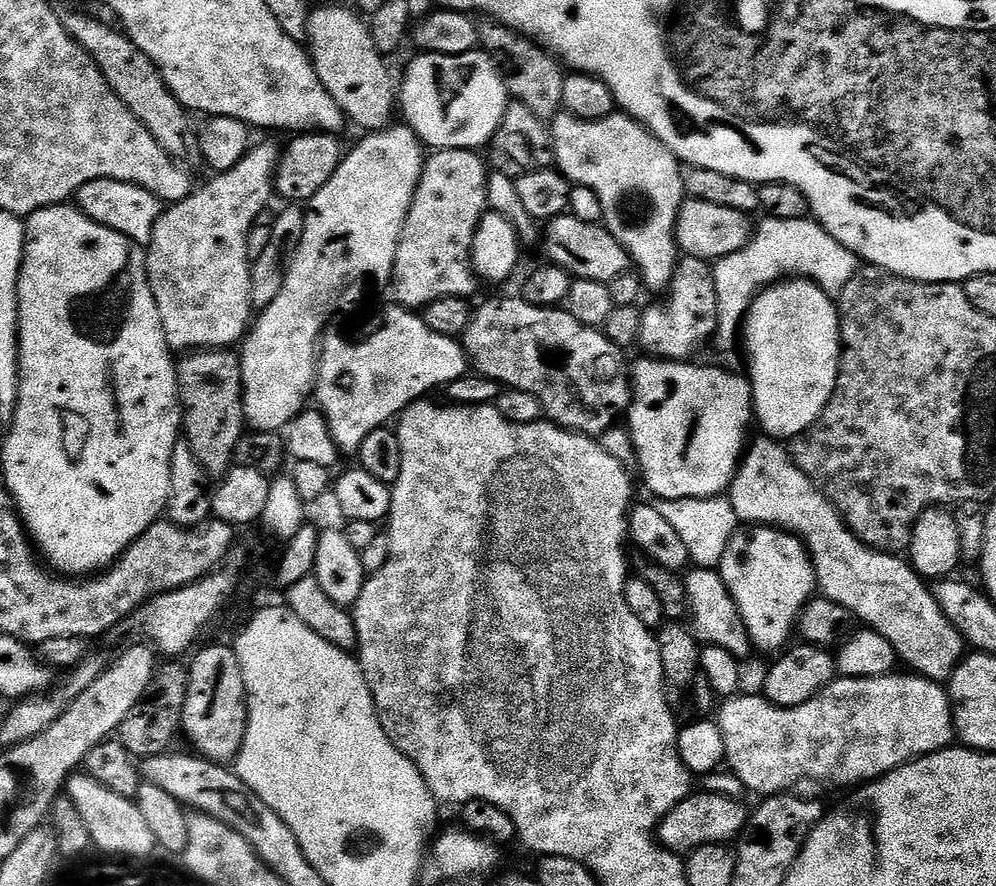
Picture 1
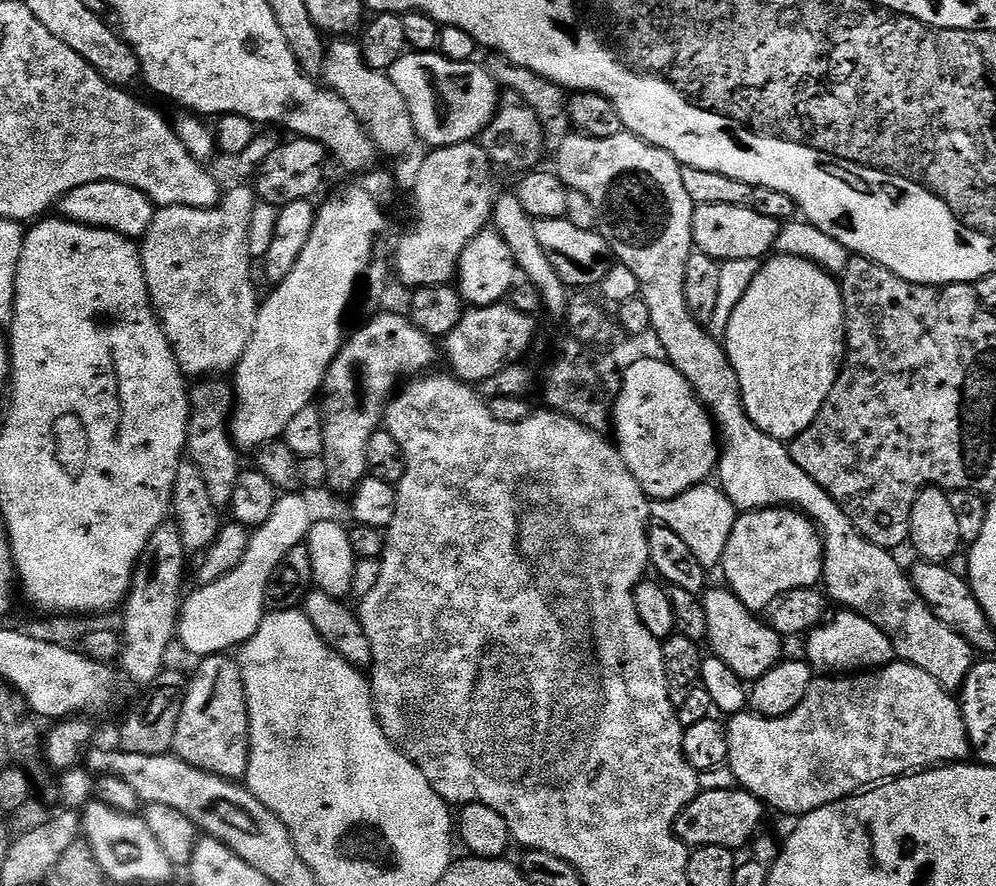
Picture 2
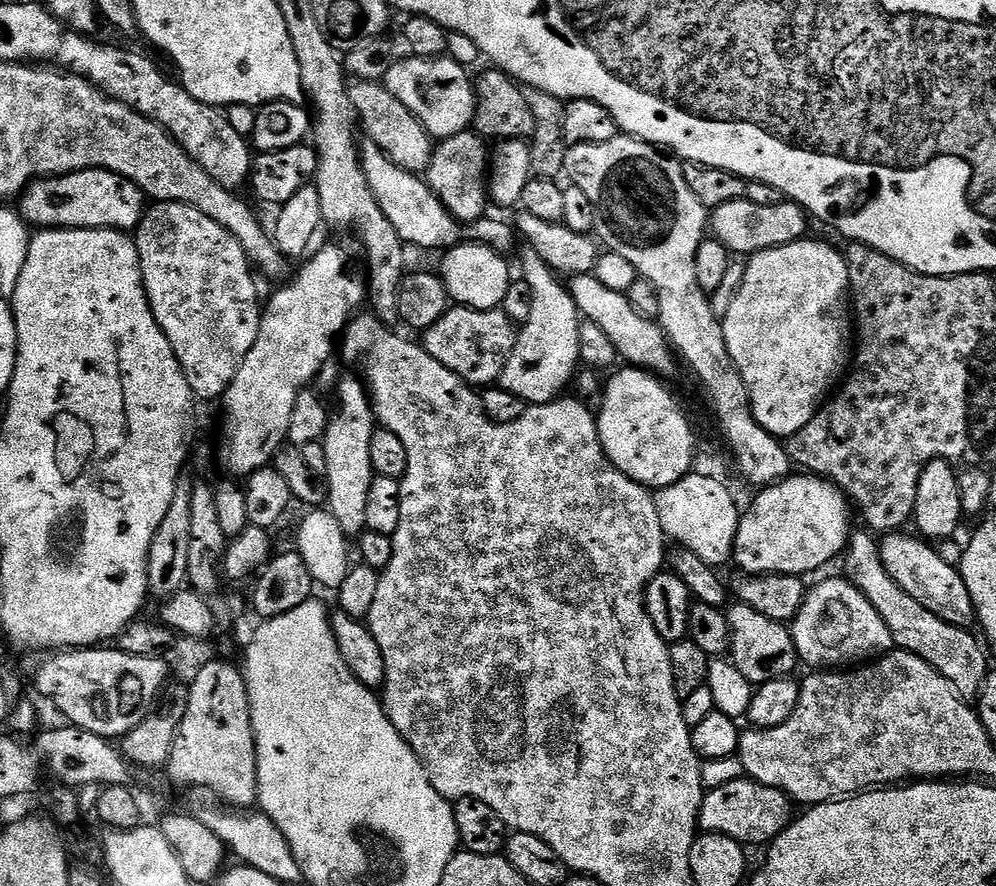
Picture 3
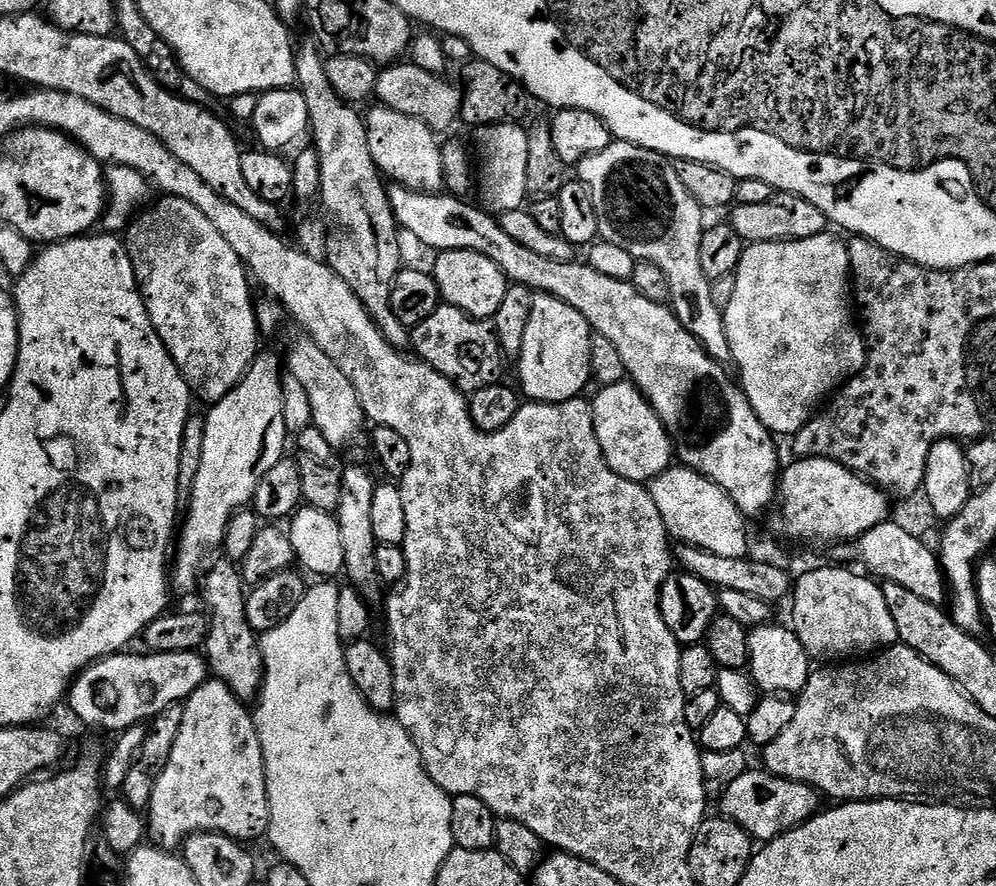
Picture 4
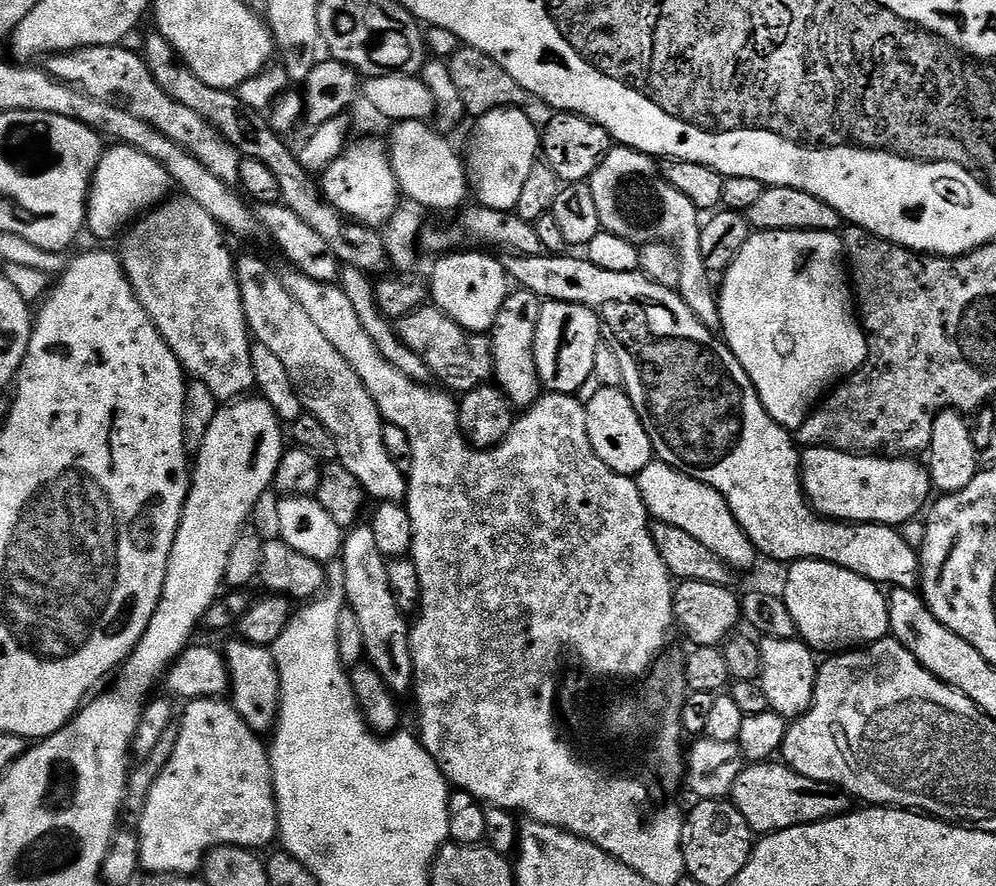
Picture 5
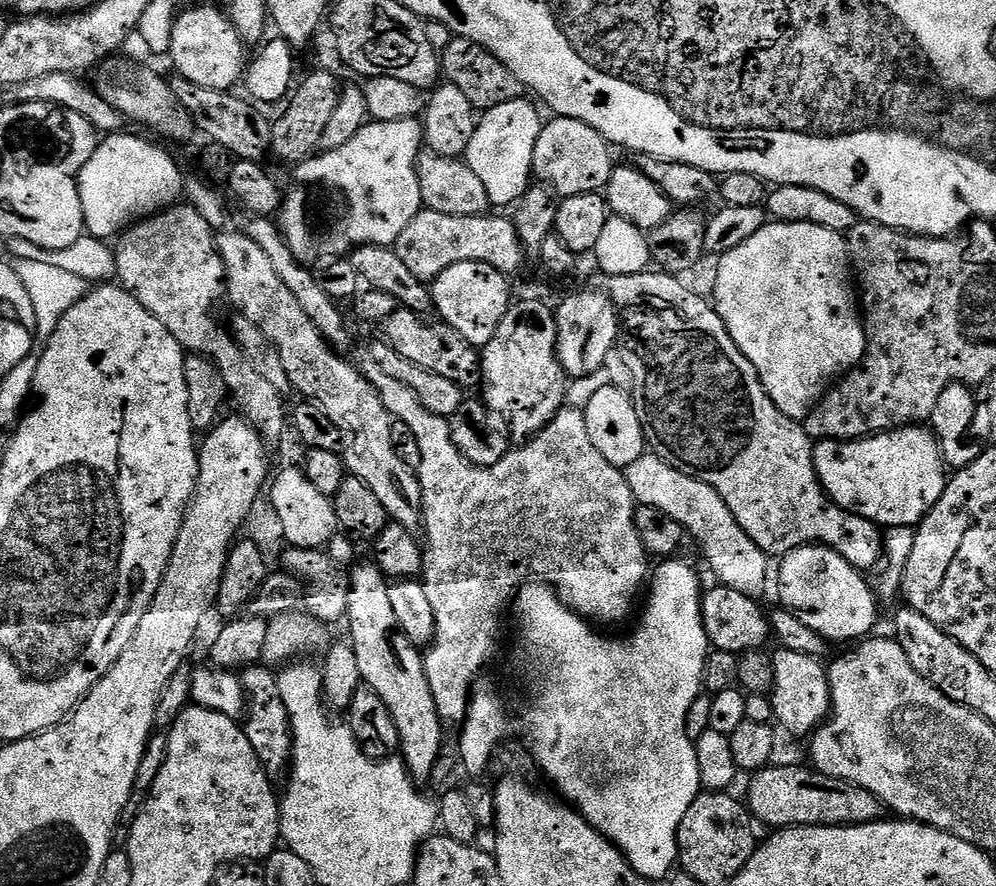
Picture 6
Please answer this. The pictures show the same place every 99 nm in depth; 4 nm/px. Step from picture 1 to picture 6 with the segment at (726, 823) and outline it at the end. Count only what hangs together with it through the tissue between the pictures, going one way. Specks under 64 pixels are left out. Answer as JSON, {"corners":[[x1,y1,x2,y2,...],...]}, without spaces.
{"corners":[[784,764,781,768,761,768,751,777,746,807,757,821,769,824,769,829,782,828,839,828,853,824,874,824,882,816,880,799,854,782,830,778,815,767,799,768]]}

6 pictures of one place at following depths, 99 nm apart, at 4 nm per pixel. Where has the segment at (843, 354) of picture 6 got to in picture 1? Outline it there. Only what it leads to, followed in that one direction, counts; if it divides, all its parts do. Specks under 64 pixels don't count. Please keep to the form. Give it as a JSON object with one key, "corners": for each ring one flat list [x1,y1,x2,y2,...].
{"corners":[[789,278,764,289,750,306,742,325,742,348,748,351,746,375,752,382,752,406,755,419,767,435,777,442,791,442,807,432,819,420,836,389,842,341,838,304,813,280]]}

